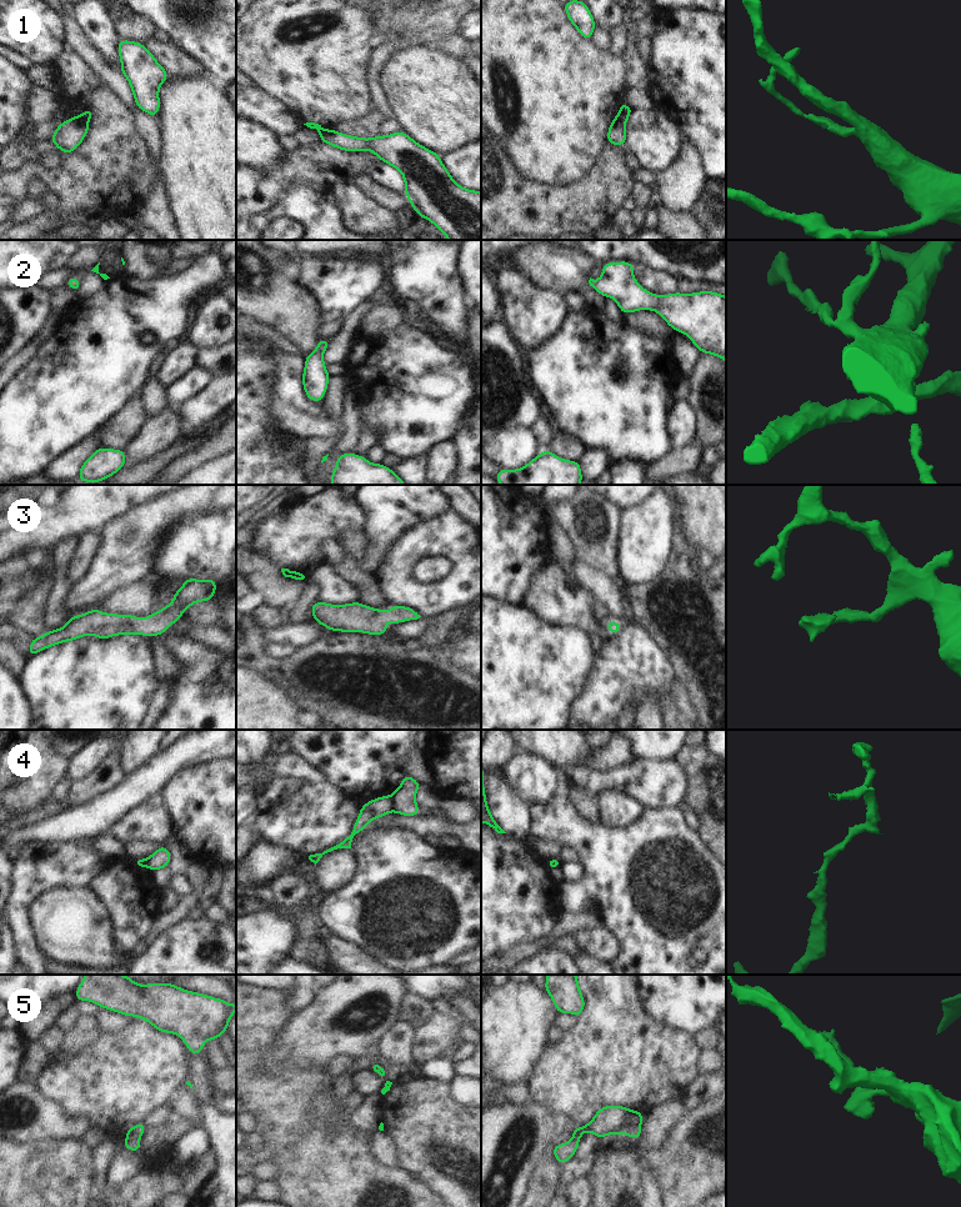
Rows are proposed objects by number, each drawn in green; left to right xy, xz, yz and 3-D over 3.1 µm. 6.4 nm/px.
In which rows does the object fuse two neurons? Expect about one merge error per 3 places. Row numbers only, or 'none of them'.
1, 4

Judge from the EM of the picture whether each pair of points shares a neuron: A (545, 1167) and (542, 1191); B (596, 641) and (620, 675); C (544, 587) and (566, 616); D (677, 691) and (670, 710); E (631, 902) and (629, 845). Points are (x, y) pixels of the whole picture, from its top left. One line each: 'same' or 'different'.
A: same
B: different
C: same
D: same
E: same

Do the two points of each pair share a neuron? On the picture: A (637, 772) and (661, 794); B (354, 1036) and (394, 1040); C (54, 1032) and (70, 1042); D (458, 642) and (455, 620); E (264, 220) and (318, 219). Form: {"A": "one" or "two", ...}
{"A": "one", "B": "two", "C": "two", "D": "two", "E": "one"}

